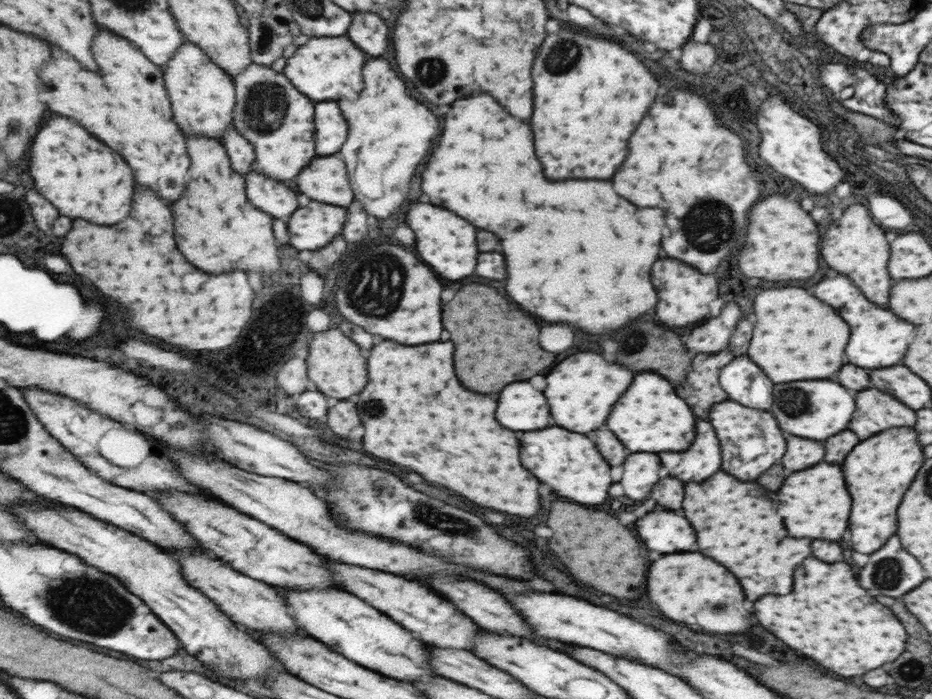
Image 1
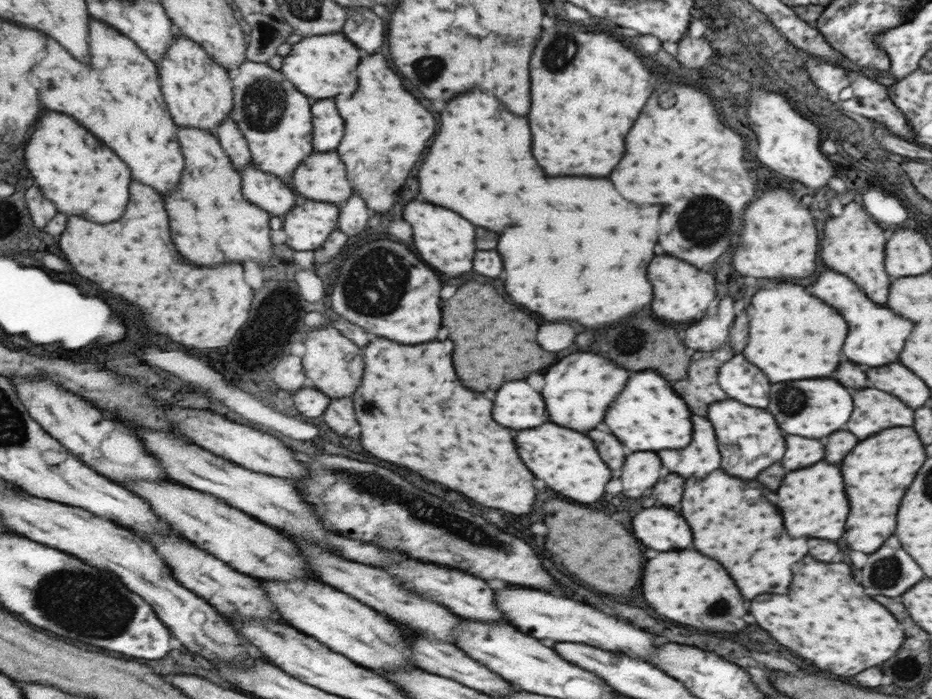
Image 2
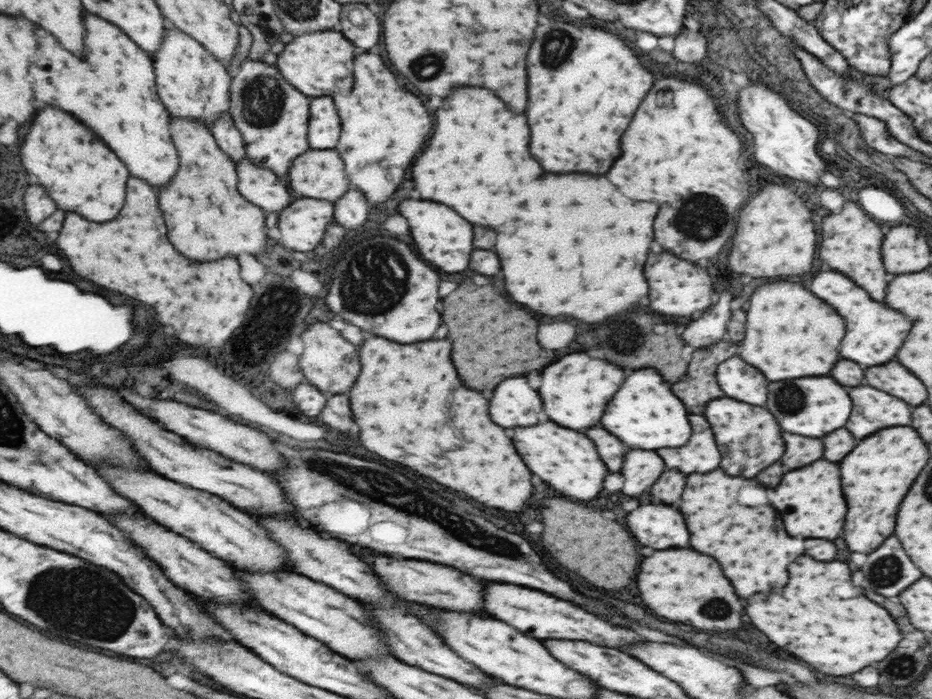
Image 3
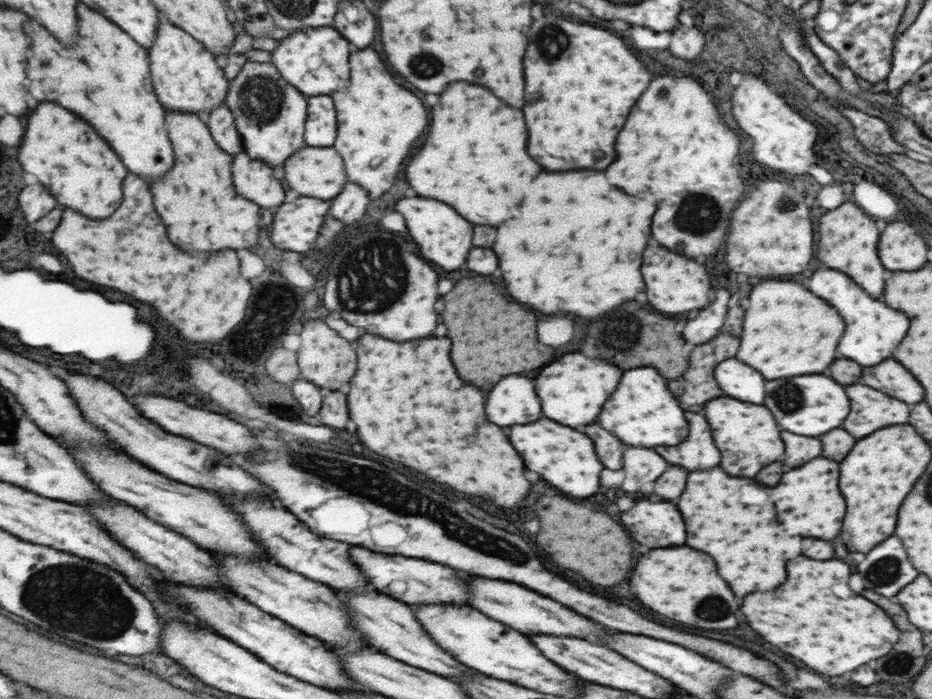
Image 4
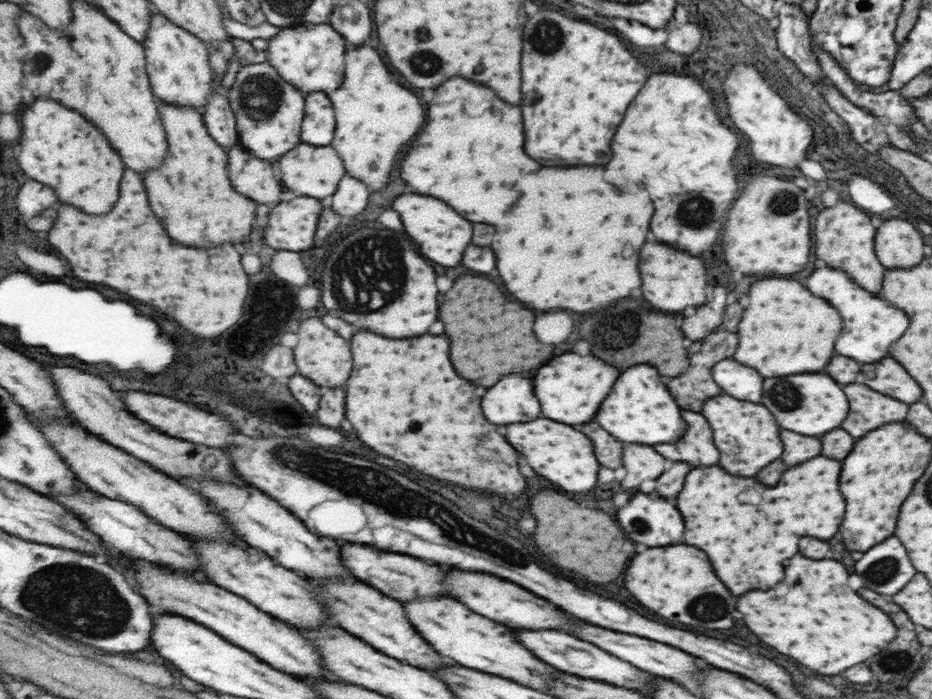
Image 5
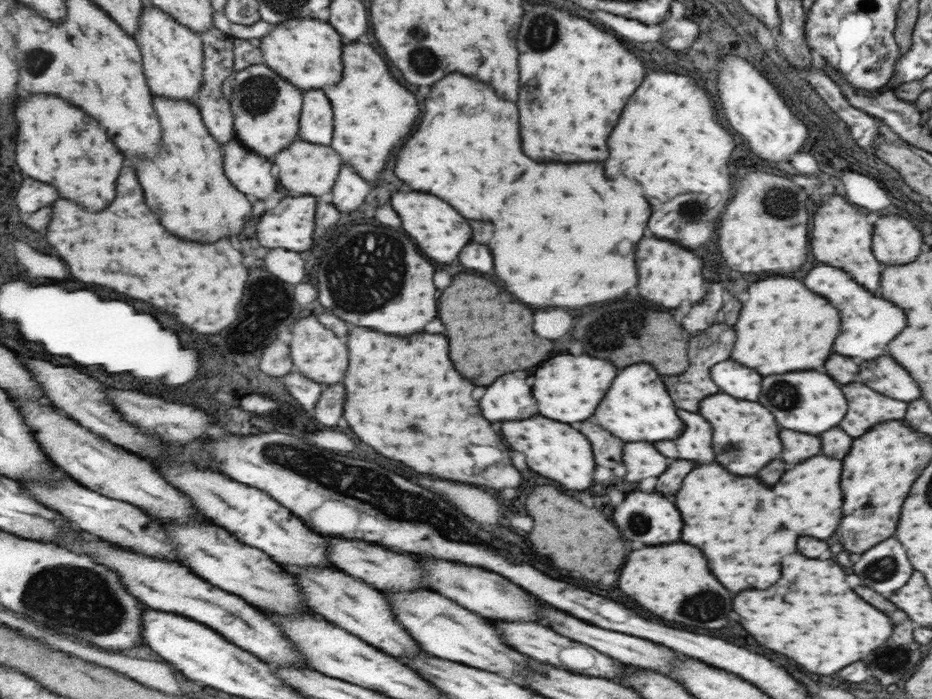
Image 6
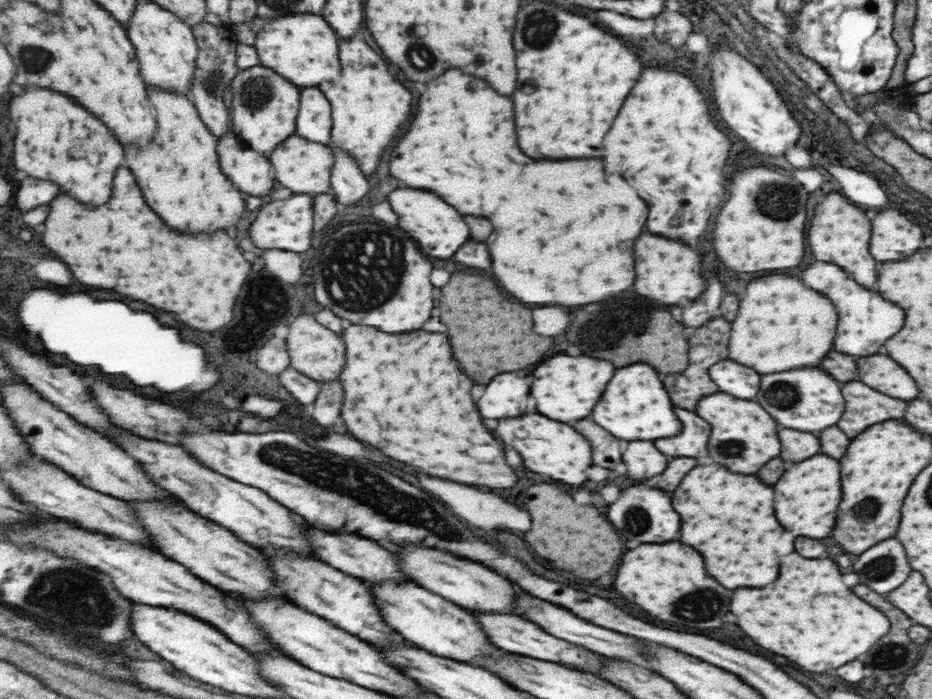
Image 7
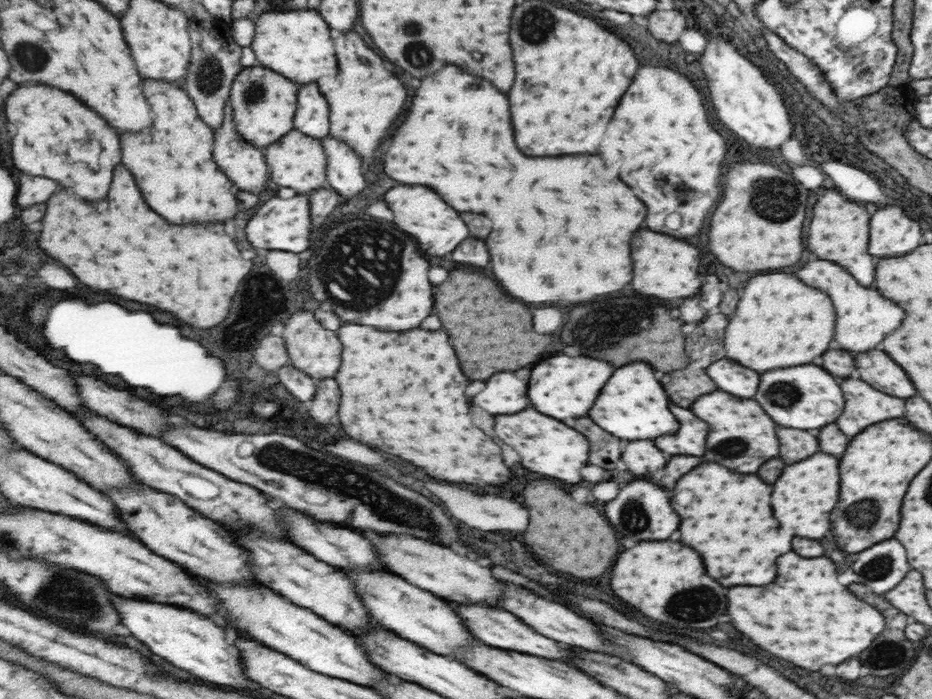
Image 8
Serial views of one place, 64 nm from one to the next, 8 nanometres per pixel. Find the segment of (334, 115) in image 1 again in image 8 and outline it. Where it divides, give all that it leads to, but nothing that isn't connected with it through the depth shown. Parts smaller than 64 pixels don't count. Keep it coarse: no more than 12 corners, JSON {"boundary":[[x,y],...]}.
{"boundary":[[317,84],[301,86],[295,130],[325,140],[329,104]]}

